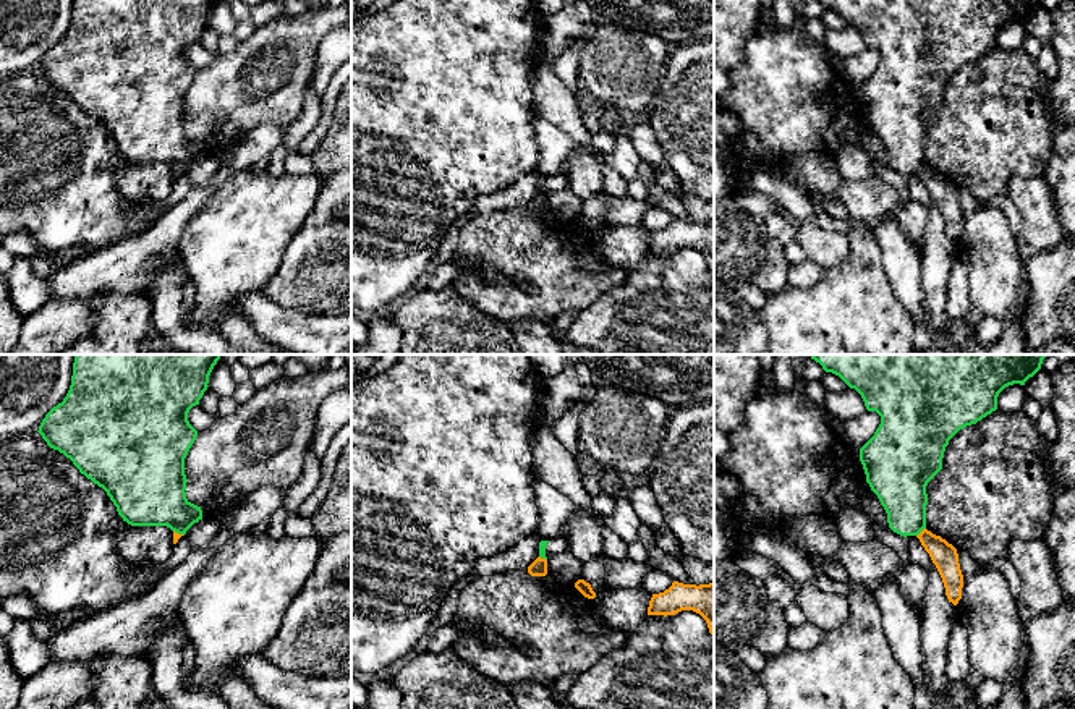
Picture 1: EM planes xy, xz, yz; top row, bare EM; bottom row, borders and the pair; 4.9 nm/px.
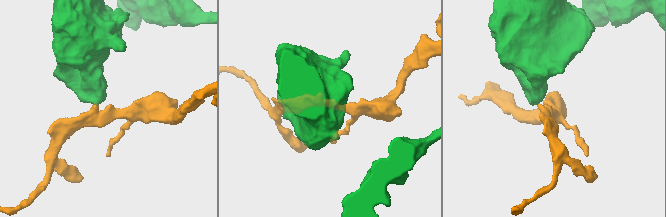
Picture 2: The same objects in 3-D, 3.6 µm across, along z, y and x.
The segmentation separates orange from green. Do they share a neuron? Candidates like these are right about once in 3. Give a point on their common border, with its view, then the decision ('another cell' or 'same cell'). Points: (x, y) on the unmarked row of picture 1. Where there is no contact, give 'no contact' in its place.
meets orange in yz at (922, 169); another cell

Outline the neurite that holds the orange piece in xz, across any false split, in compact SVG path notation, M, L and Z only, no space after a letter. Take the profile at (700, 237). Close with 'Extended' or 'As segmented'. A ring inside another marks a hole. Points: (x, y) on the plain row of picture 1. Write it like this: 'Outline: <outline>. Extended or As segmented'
Outline: M673 219L664 230L652 231L648 253L667 254L682 248L699 251L714 274L714 220L696 223Z. As segmented

